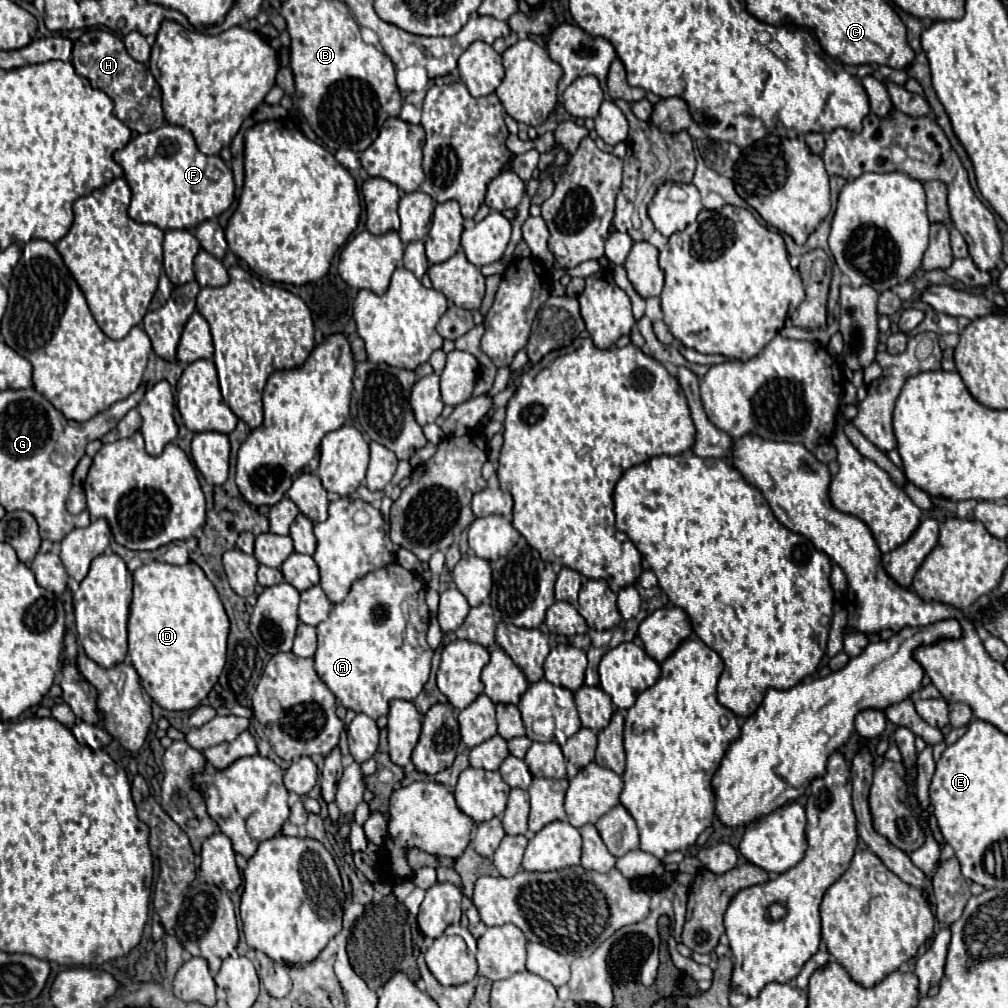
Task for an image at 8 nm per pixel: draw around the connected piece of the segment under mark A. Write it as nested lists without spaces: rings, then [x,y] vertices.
[[[399,564],[373,570],[353,582],[347,598],[317,626],[315,670],[341,706],[377,720],[387,714],[391,700],[413,700],[423,690],[433,658],[425,642],[427,620],[425,582],[417,574]]]

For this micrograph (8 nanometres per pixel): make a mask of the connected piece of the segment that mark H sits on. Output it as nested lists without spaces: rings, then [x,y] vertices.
[[[87,30],[79,40],[73,42],[71,62],[77,74],[85,76],[93,88],[103,90],[115,102],[115,116],[125,122],[133,132],[157,130],[165,124],[161,108],[161,88],[151,76],[149,68],[141,62],[135,62],[119,36],[107,30]]]

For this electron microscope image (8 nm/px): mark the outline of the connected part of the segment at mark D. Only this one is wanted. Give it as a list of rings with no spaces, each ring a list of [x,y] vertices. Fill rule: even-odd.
[[[149,562],[133,572],[133,602],[128,620],[128,656],[139,672],[141,686],[153,702],[165,710],[193,710],[207,698],[224,669],[229,636],[229,618],[215,586],[195,564],[173,566],[167,562]]]

